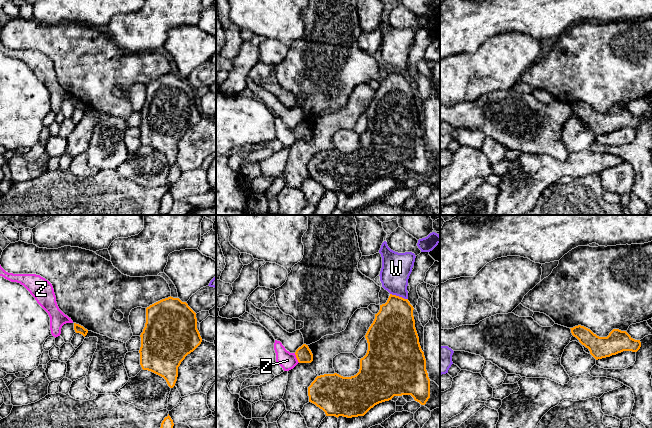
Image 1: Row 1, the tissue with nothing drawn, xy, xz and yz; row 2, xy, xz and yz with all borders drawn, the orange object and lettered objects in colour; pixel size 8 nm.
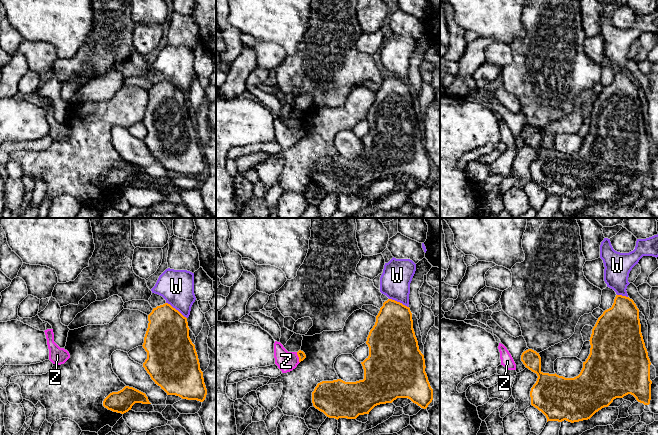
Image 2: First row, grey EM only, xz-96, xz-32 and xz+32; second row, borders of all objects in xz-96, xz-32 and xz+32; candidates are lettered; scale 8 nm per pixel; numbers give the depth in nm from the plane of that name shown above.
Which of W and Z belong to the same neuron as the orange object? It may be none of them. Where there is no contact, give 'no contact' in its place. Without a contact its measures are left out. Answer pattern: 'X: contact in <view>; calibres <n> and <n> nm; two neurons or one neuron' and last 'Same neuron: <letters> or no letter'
W: contact in xz; calibres 340 and 240 nm; two neurons
Z: contact in xz; calibres 130 and 140 nm; one neuron
Same neuron: Z

